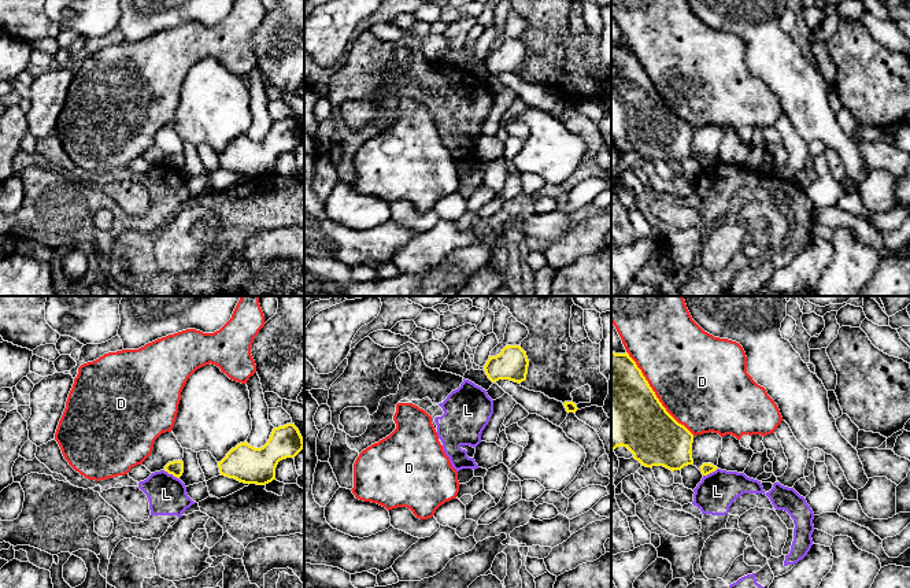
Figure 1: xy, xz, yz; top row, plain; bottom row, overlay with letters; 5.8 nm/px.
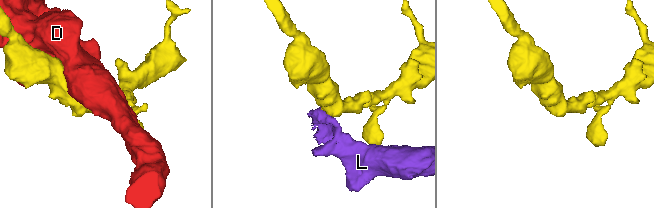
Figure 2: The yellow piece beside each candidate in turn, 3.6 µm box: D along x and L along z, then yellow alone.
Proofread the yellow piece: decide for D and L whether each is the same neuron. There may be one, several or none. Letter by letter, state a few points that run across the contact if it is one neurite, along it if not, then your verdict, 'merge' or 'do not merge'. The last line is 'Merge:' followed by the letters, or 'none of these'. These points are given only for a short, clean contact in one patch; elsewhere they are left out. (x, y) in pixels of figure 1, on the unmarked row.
D: do not merge
L: line xy (163, 163), (178, 172); do not merge
Merge: none of these

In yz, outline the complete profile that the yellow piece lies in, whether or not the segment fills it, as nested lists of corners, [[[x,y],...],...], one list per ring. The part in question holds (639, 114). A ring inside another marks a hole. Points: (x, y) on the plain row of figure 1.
[[[611,44],[611,143],[621,138],[626,140],[641,159],[663,159],[674,164],[693,158],[692,136],[693,127],[666,104],[629,47],[615,47]]]

